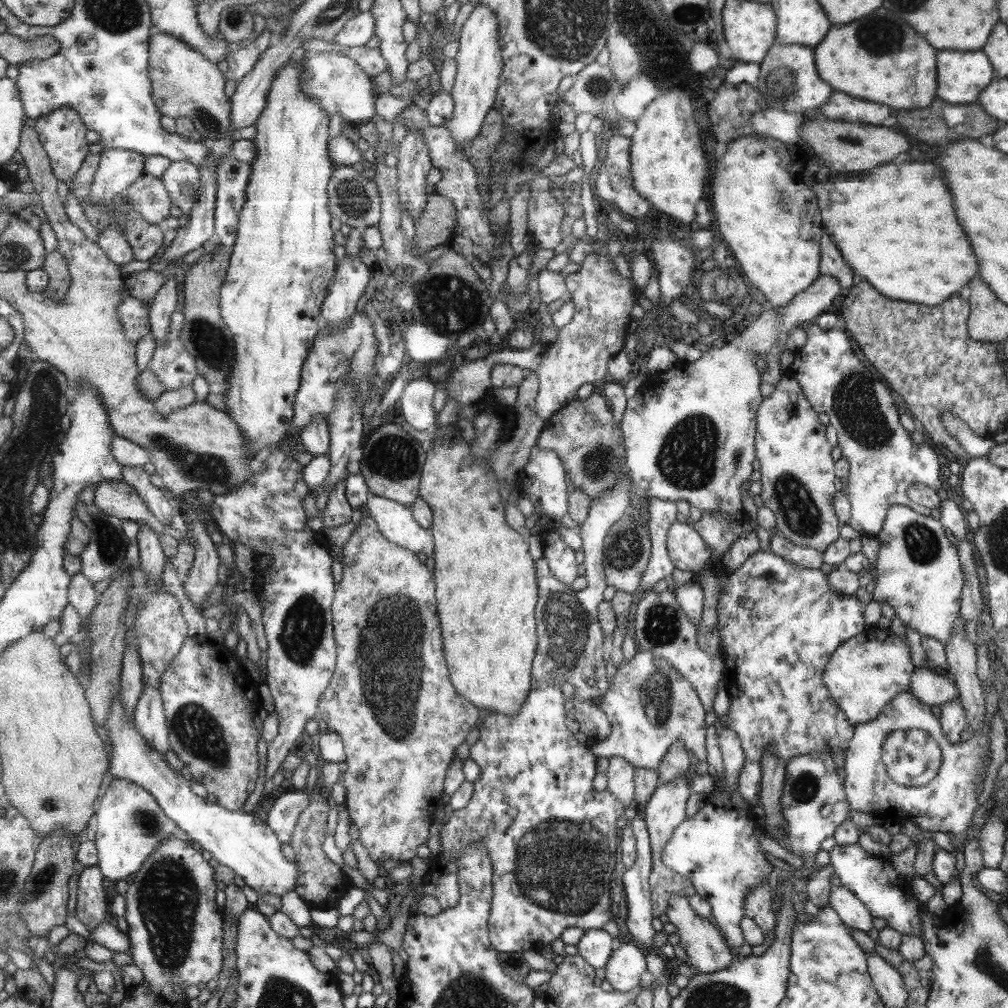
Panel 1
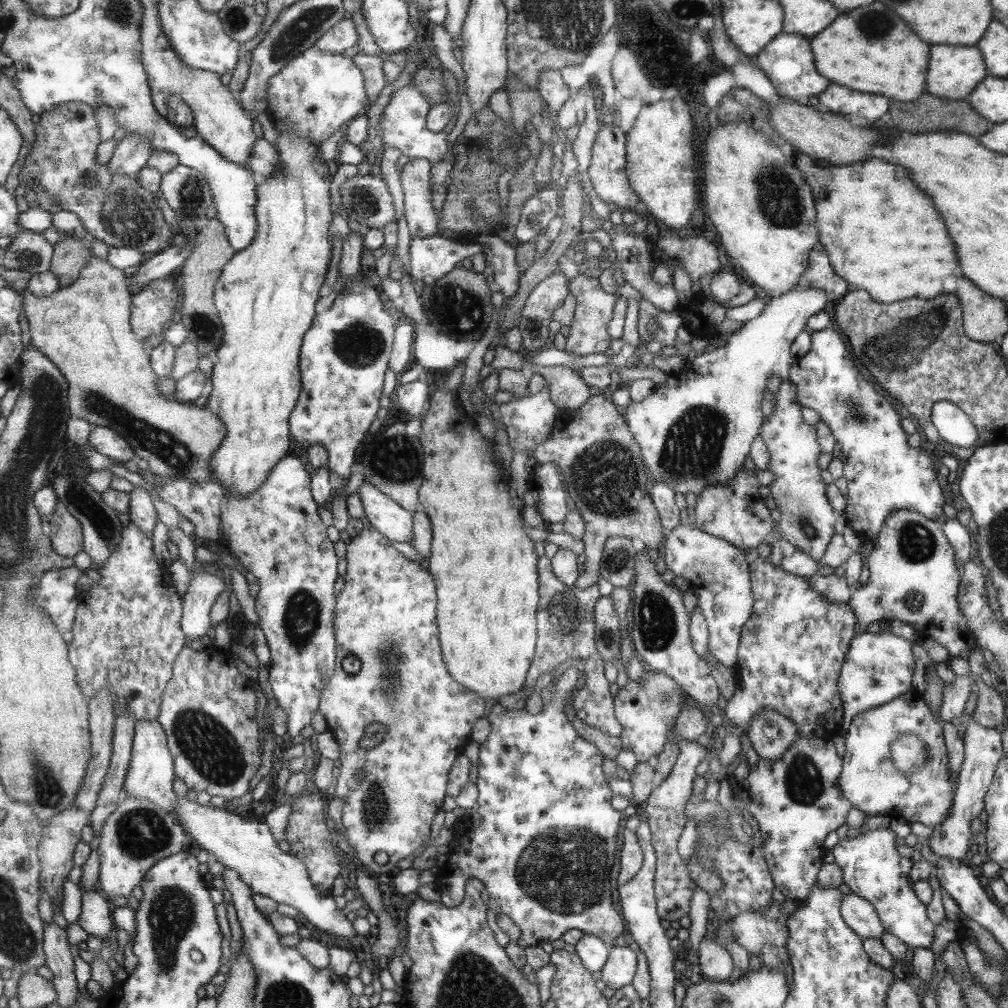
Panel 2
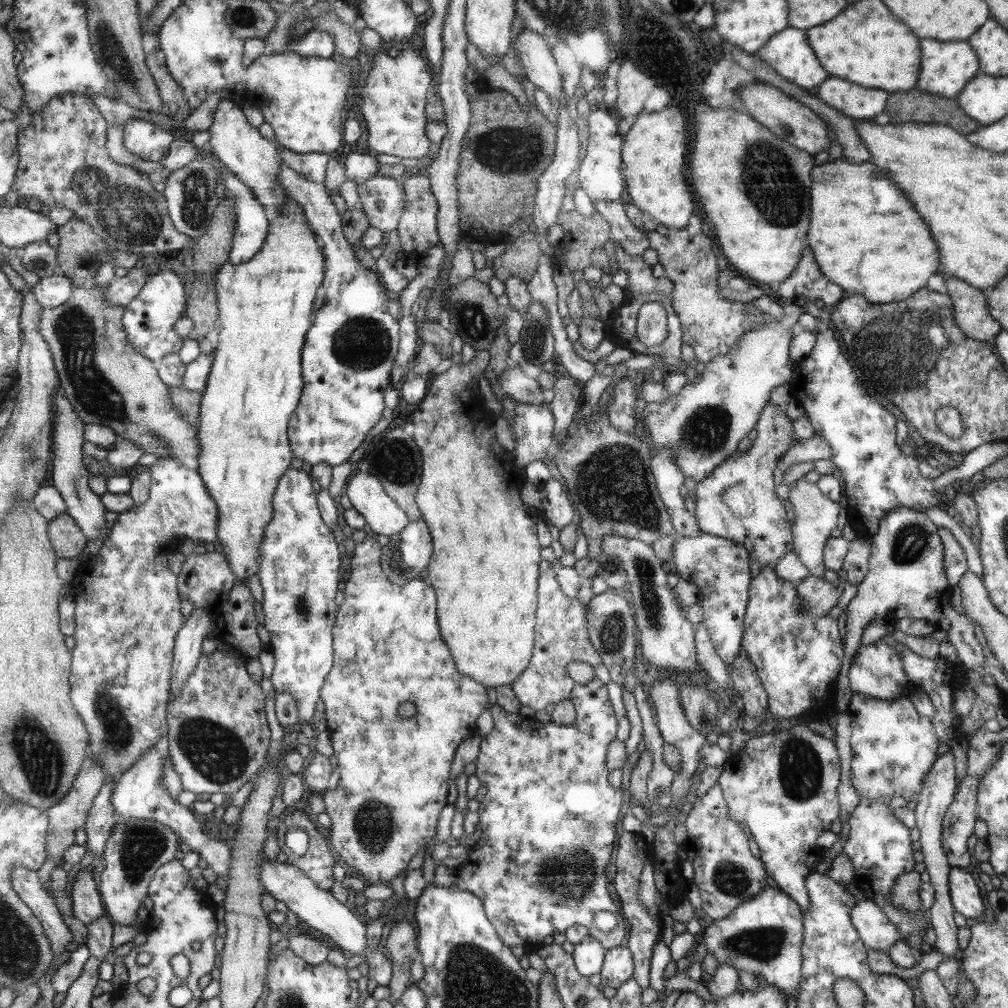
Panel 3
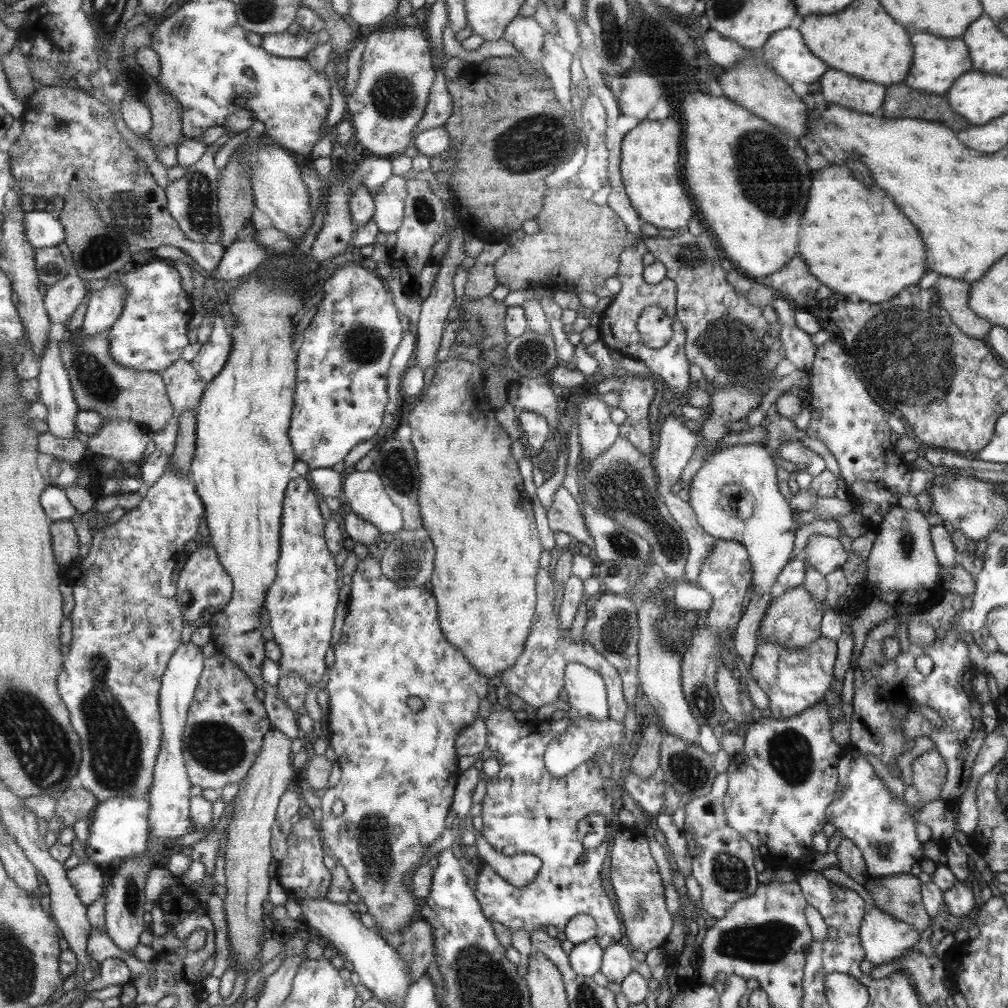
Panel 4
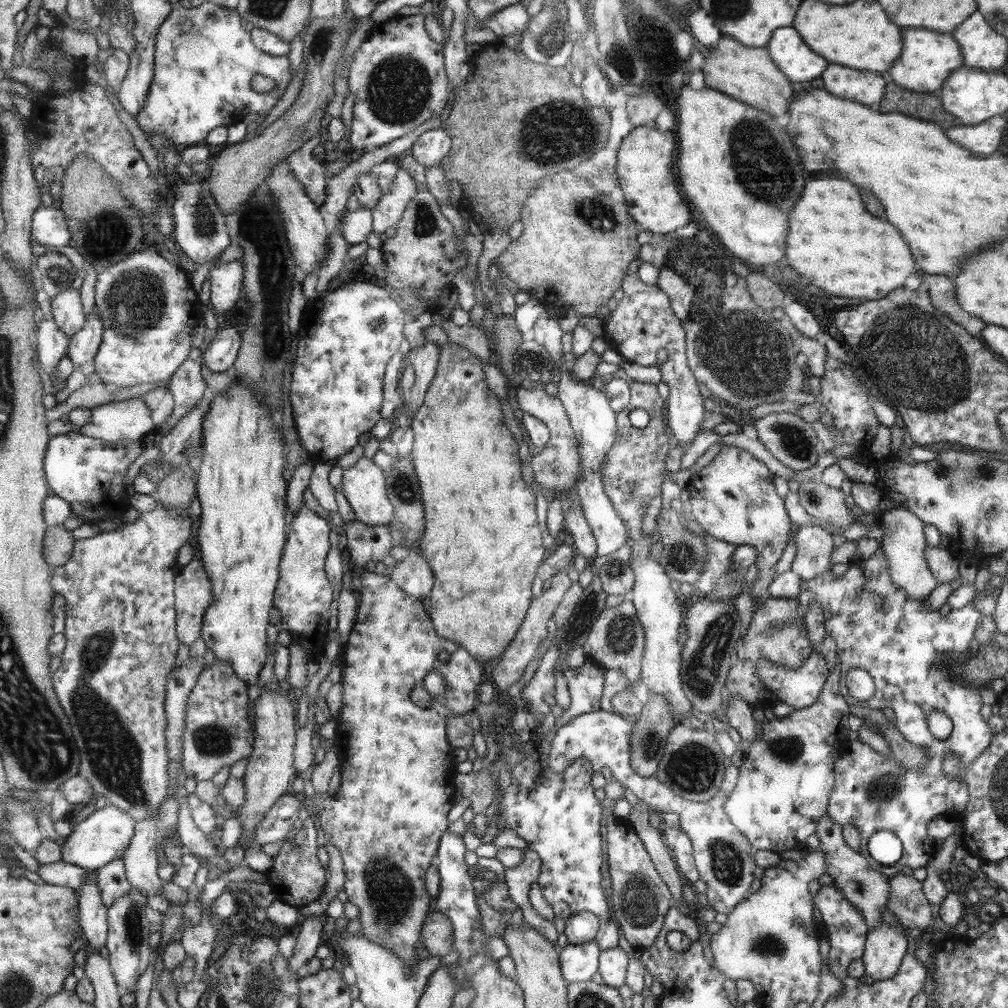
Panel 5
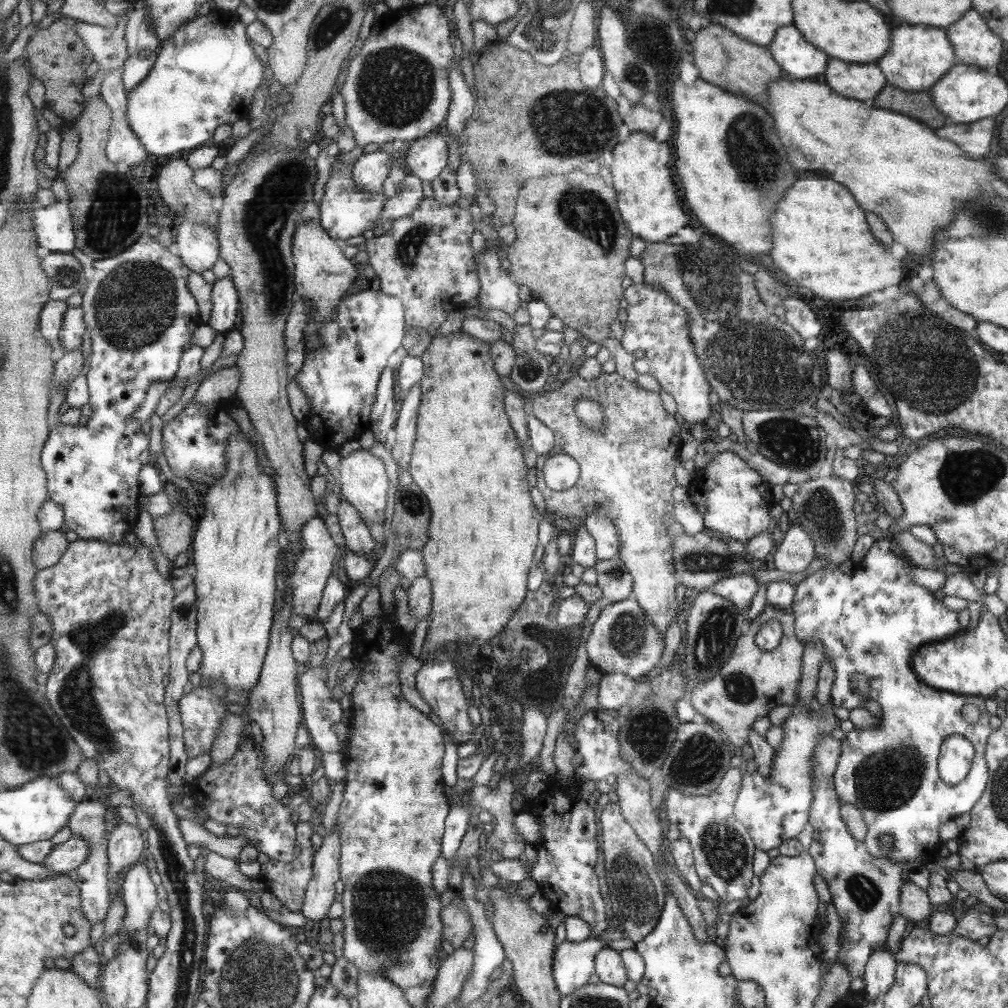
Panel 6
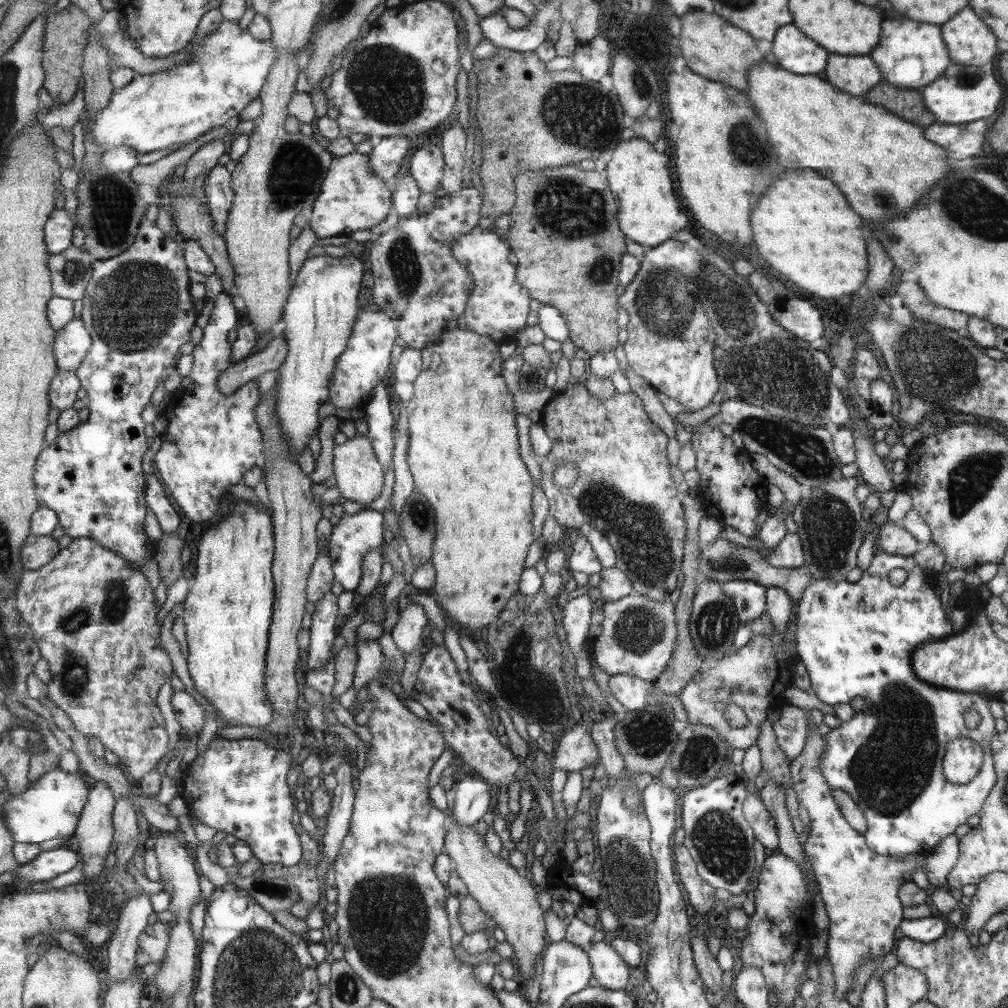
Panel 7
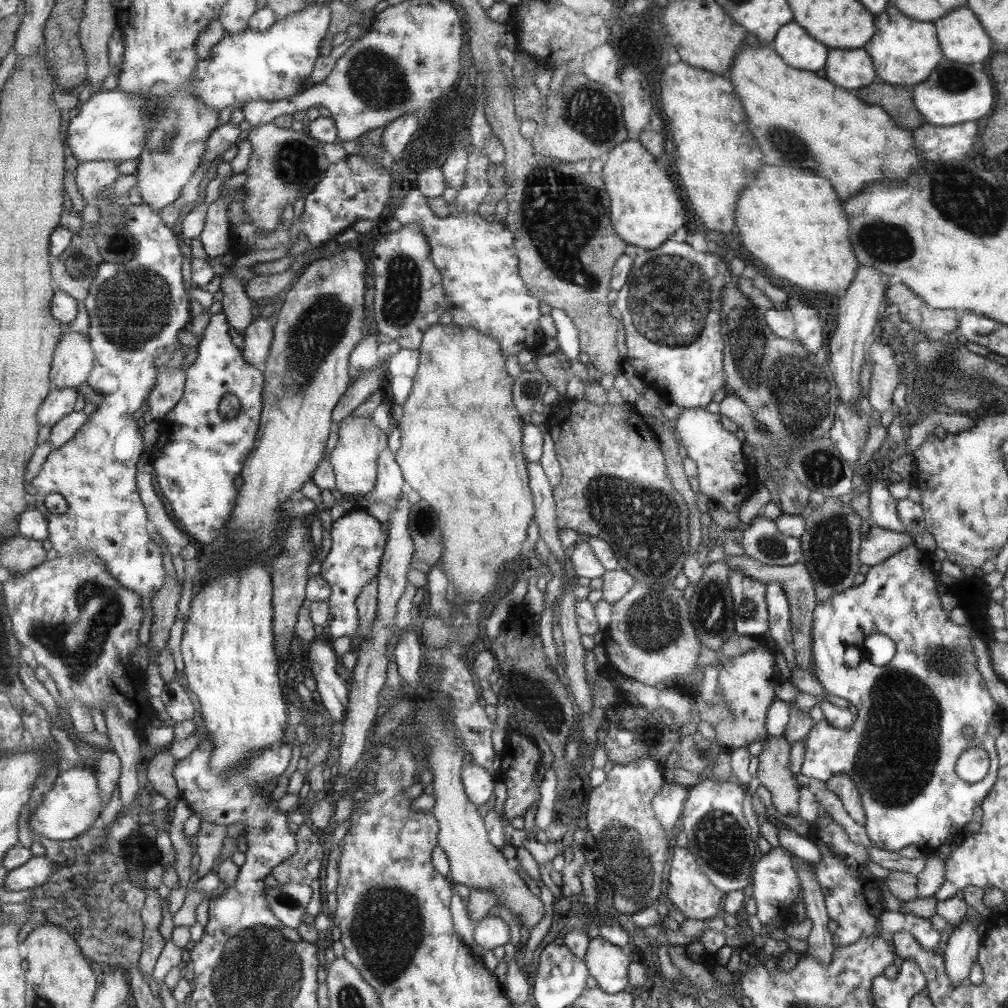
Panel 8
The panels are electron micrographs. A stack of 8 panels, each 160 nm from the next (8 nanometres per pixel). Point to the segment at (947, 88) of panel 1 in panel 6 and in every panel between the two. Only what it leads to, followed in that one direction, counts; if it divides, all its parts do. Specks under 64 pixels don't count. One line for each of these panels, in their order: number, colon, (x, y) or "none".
2: (954, 71)
3: (946, 67)
4: (936, 65)
5: (928, 59)
6: (919, 56)

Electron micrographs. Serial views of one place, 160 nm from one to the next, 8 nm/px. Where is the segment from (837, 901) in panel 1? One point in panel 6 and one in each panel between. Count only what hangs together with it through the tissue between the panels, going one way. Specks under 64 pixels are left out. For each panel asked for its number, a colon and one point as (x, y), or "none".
2: (858, 914)
3: (877, 933)
4: (884, 939)
5: (884, 947)
6: (878, 976)

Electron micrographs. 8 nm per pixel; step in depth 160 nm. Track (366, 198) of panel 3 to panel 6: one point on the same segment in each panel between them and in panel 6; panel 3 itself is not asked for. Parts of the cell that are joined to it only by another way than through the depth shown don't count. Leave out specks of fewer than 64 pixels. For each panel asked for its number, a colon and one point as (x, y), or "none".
4: (388, 204)
5: (387, 211)
6: (409, 196)

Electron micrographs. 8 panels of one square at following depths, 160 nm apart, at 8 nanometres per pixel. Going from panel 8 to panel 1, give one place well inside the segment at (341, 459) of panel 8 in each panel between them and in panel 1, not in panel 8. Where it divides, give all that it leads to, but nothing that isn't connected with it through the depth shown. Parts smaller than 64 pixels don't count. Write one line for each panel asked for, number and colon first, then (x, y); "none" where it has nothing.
1: (395, 521)
2: (387, 517)
3: (383, 516)
4: (363, 490)
5: (363, 486)
6: (362, 482)
7: (358, 477)

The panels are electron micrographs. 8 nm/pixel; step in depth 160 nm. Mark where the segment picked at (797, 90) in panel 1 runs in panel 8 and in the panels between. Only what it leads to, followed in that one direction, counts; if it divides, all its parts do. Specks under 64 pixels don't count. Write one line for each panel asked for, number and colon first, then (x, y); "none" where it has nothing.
2: (787, 61)
3: (787, 52)
4: (785, 52)
5: (790, 54)
6: (798, 59)
7: (790, 50)
8: (791, 43)

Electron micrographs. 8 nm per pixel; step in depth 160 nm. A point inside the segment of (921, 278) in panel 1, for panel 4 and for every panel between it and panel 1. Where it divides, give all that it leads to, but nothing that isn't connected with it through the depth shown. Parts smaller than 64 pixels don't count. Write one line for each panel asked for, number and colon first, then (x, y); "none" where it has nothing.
2: (880, 233)
3: (877, 246)
4: (853, 243)

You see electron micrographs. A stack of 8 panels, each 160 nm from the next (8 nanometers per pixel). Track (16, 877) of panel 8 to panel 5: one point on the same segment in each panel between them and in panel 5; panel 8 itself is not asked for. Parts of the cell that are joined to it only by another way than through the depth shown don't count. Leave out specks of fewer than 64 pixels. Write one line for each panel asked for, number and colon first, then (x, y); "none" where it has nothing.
5: (104, 835)
6: (64, 858)
7: (48, 865)

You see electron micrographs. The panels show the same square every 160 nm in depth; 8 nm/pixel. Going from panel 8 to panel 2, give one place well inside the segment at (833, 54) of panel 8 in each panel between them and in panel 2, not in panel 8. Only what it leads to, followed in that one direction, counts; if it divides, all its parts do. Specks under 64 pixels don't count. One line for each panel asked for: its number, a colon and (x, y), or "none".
2: (837, 99)
3: (858, 103)
4: (838, 88)
5: (864, 87)
6: (858, 81)
7: (855, 75)

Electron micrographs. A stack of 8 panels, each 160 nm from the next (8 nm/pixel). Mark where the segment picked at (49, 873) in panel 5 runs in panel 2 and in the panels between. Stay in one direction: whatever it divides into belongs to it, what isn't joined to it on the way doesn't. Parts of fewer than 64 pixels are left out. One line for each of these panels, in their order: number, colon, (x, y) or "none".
2: (96, 918)
3: (89, 905)
4: (89, 879)

